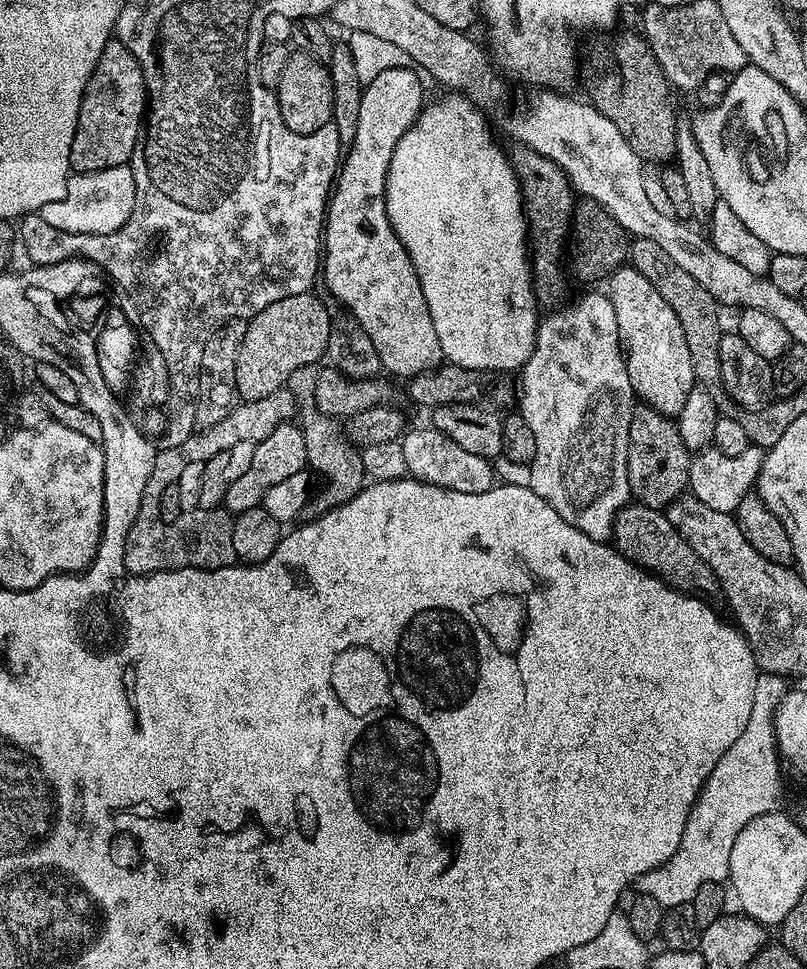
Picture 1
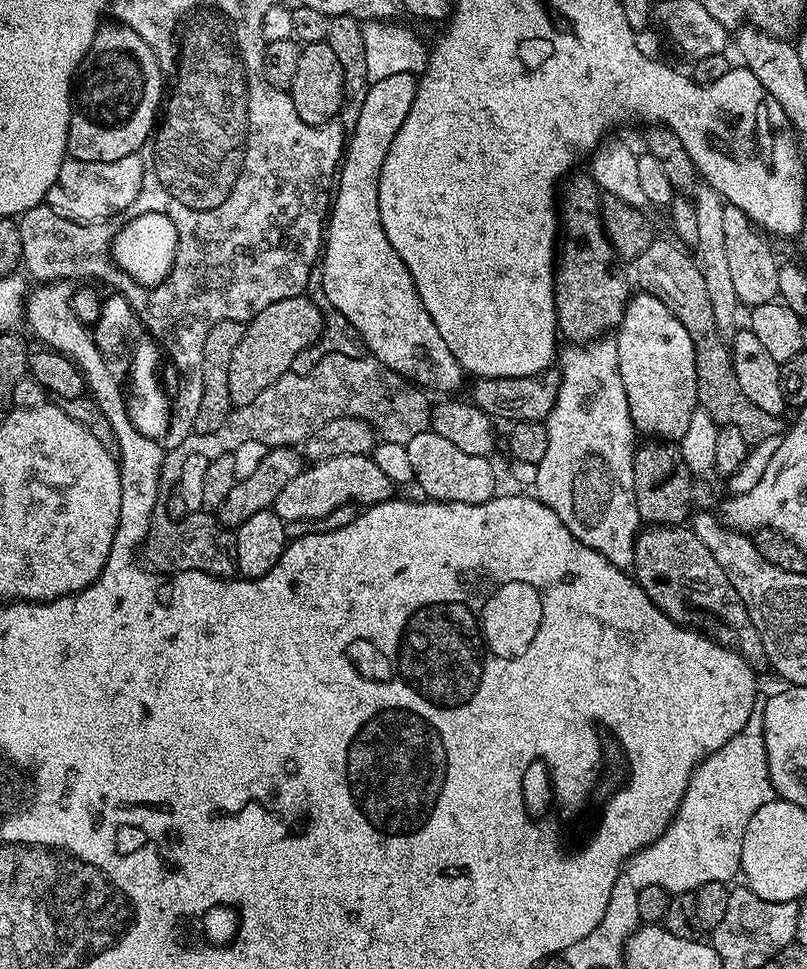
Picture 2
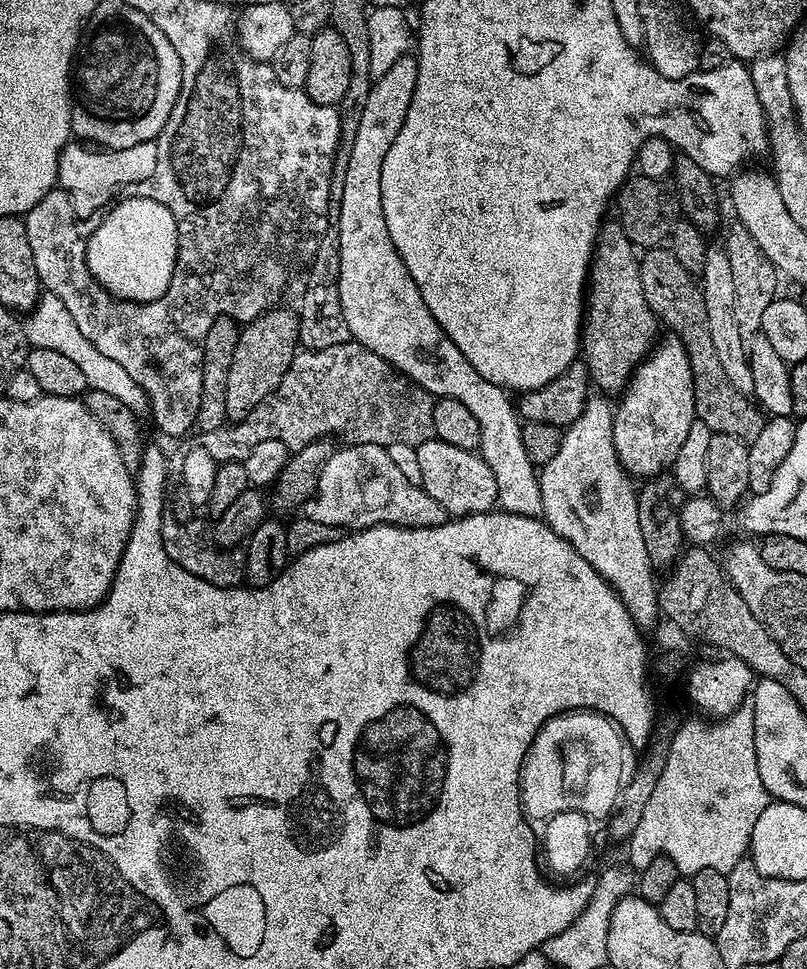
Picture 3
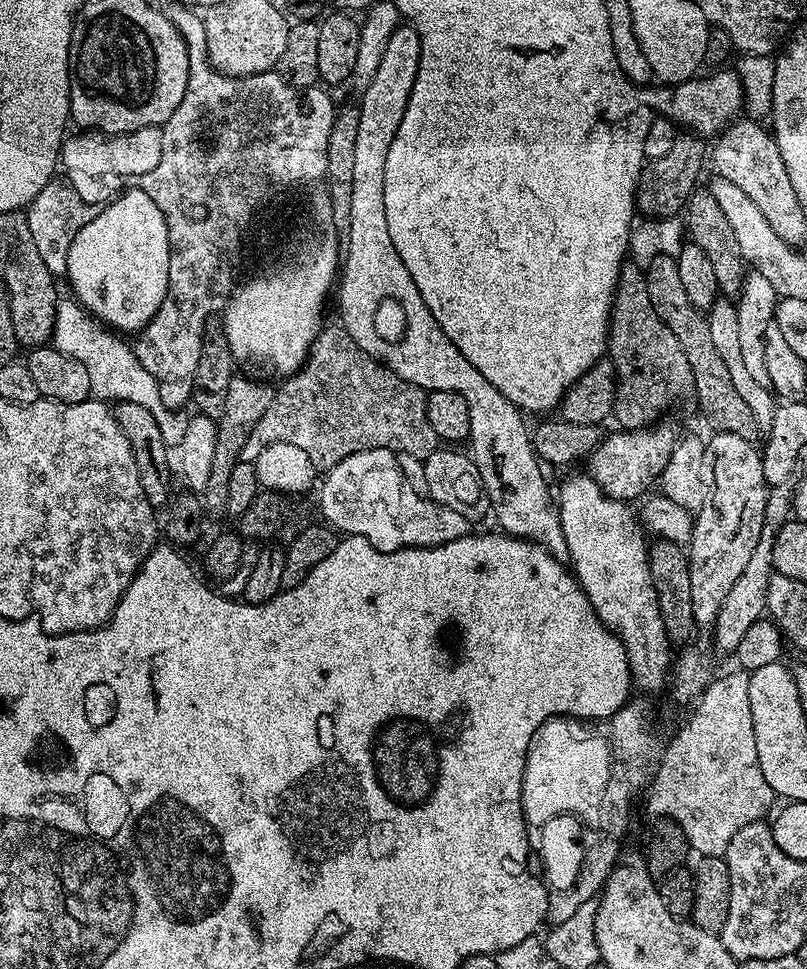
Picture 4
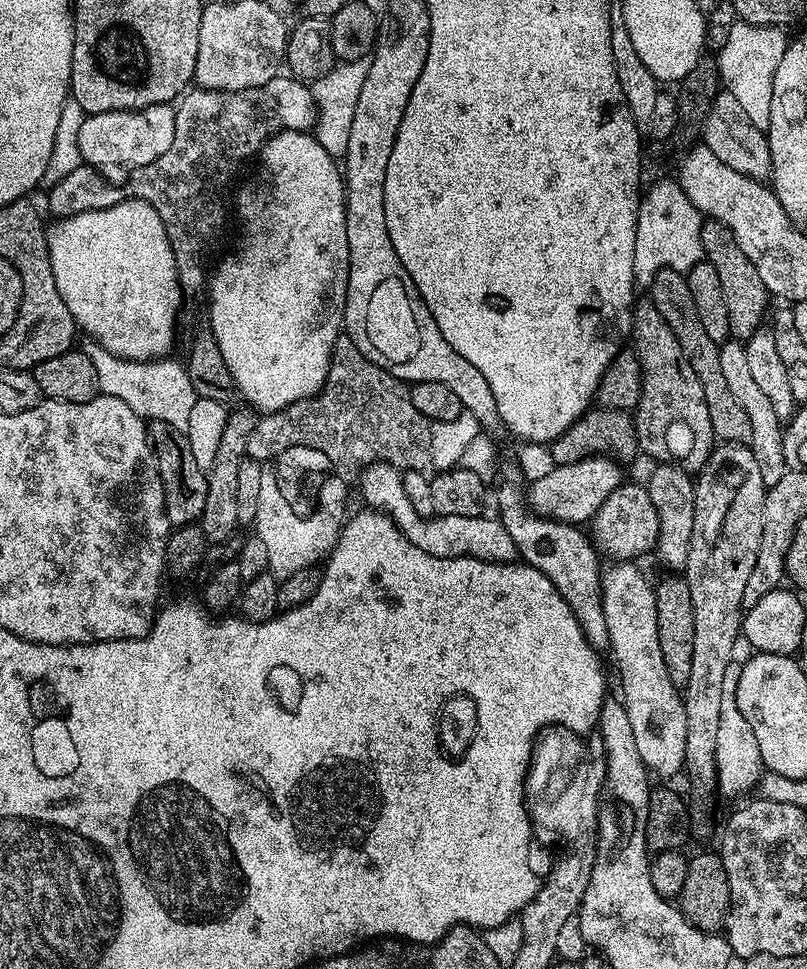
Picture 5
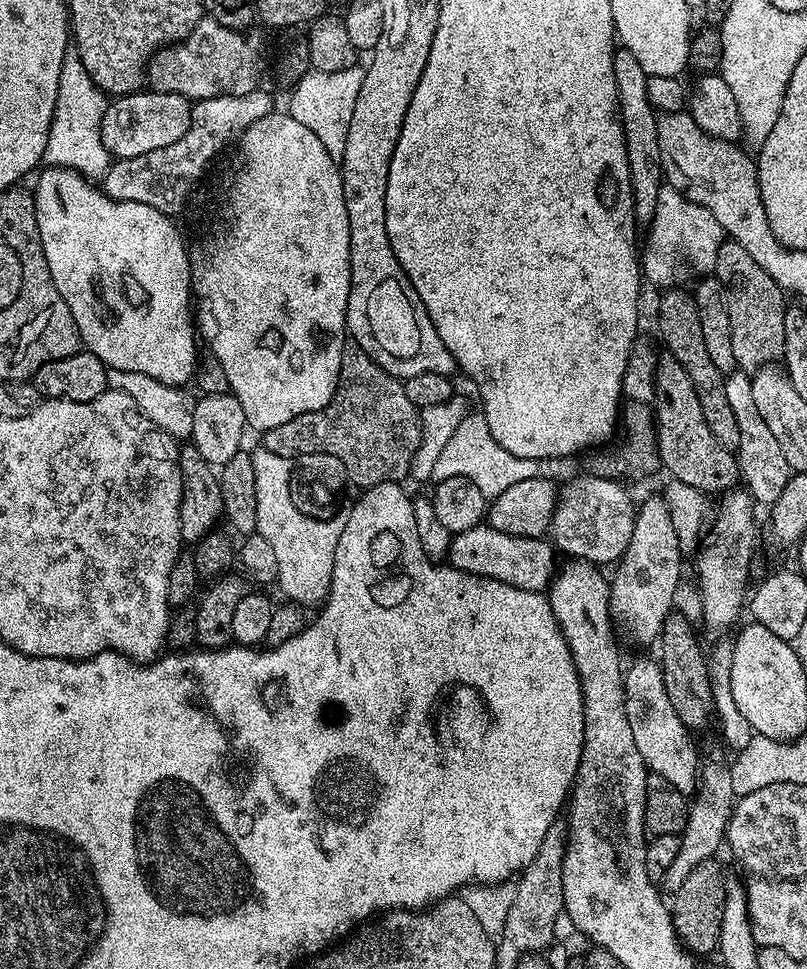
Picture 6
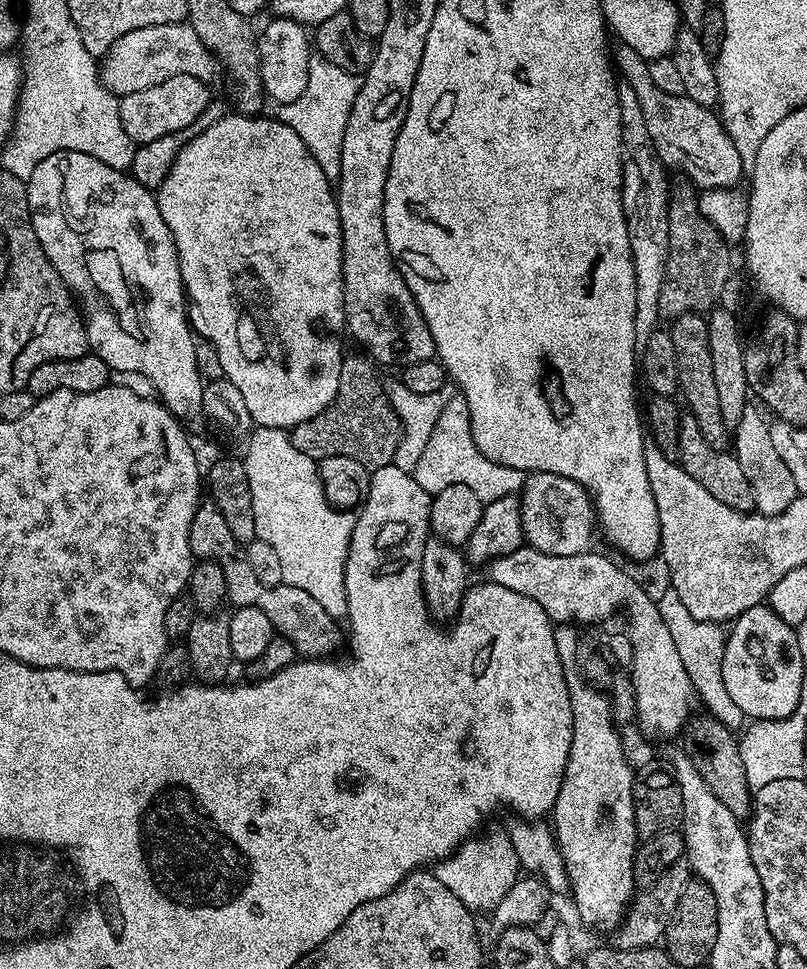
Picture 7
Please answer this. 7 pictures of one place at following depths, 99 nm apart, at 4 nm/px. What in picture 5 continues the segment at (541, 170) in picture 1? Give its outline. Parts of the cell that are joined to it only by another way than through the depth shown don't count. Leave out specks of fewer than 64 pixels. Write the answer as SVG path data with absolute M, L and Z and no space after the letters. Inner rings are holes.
M644 298L641 304L639 301L635 305L630 340L633 345L636 343L634 351L642 370L642 394L634 409L639 451L653 456L653 461L660 462L667 457L689 474L699 473L717 443L710 426L710 410L706 410L706 394L702 394L702 382L698 382L694 366L682 354L674 330L658 314L651 299Z

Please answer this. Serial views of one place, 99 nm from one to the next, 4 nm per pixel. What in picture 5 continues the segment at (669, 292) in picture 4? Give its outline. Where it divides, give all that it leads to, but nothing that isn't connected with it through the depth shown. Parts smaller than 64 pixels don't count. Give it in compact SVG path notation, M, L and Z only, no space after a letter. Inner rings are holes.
M662 268L650 287L650 299L658 314L666 318L670 330L674 330L674 338L678 338L682 346L682 354L686 354L690 366L694 366L694 374L698 374L698 382L702 382L702 394L706 394L706 410L710 410L710 426L717 441L748 445L750 418L746 418L746 410L742 410L742 406L738 406L737 400L734 399L734 394L730 394L726 377L722 375L720 345L706 334L706 329L698 318L694 297L690 295L687 275L678 270Z

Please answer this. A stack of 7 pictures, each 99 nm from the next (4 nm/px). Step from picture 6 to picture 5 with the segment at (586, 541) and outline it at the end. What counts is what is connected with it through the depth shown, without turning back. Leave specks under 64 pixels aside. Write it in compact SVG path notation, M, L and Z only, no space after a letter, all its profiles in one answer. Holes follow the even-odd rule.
M620 483L591 516L590 526L590 536L595 547L603 555L605 552L612 556L608 558L616 562L632 562L637 559L635 556L640 556L643 552L651 553L660 533L658 510L654 510L654 502L650 502L650 494L643 483Z

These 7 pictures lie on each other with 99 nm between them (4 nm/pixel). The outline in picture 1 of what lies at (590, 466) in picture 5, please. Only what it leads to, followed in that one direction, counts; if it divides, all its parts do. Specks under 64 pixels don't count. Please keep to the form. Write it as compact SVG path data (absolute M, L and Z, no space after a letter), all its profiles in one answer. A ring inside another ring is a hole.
M631 266L612 273L607 277L607 284L606 295L618 318L620 342L633 393L654 410L675 418L686 402L686 394L697 387L698 381L690 349L686 347L686 334L682 334L682 322L678 322L674 306L669 306L666 298L654 290L654 282L650 282L646 274L638 274Z

